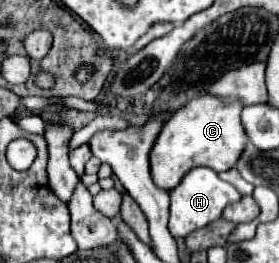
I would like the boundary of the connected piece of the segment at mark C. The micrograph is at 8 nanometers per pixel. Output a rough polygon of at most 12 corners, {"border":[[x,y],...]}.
{"border":[[203,94],[165,122],[153,182],[231,170],[249,142],[239,98]]}

